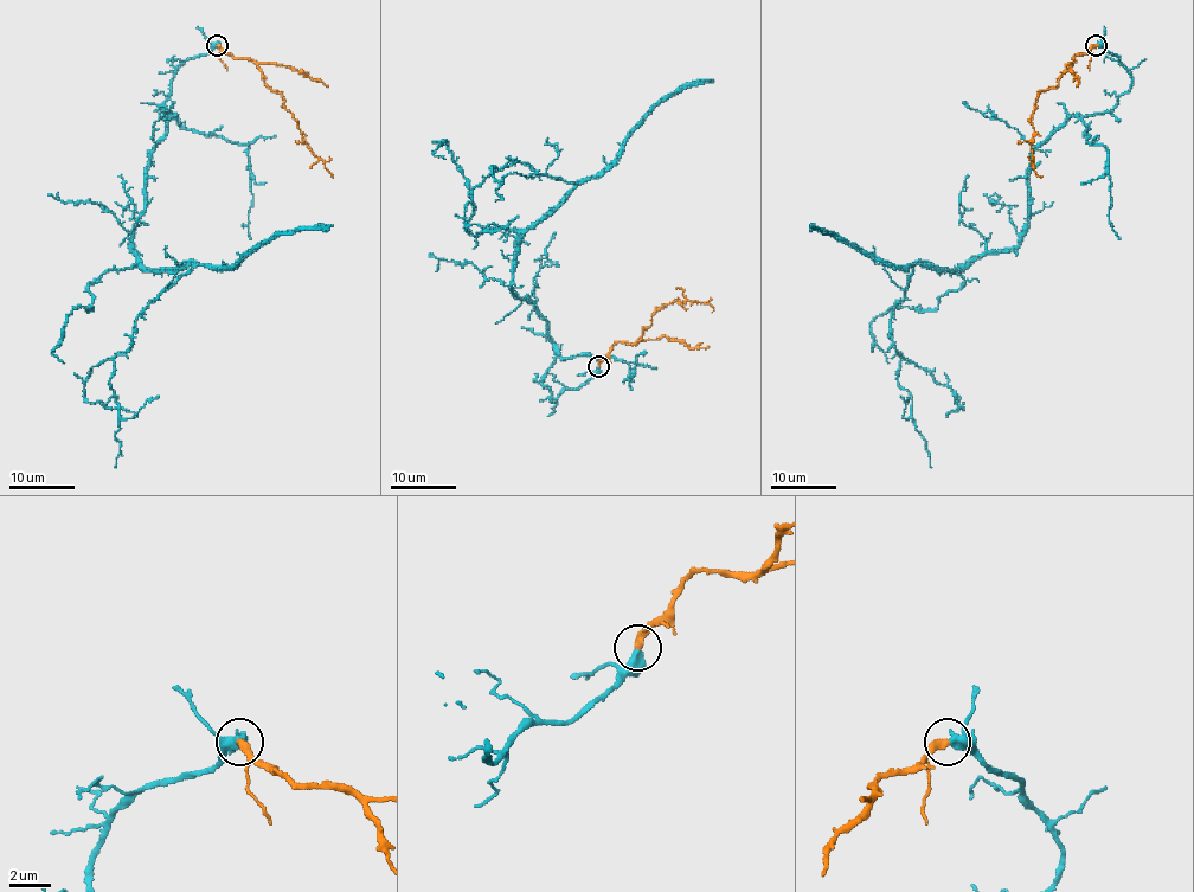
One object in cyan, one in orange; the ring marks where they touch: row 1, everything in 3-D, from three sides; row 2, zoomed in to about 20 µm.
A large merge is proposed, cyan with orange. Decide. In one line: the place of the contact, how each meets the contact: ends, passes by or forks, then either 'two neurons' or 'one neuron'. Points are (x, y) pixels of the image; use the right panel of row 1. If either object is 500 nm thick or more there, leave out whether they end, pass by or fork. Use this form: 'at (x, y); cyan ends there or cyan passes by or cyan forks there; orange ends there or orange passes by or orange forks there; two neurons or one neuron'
at (1096, 45); one neuron

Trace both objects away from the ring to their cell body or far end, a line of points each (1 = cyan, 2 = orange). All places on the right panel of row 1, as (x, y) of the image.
1: (1097, 44), (1131, 87), (1034, 152), (1019, 243), (915, 264), (894, 308), (891, 340), (956, 397), (947, 415)
2: (1096, 44), (1071, 59), (1073, 64), (1053, 88), (1037, 96), (1031, 147), (1032, 168), (1042, 175)

